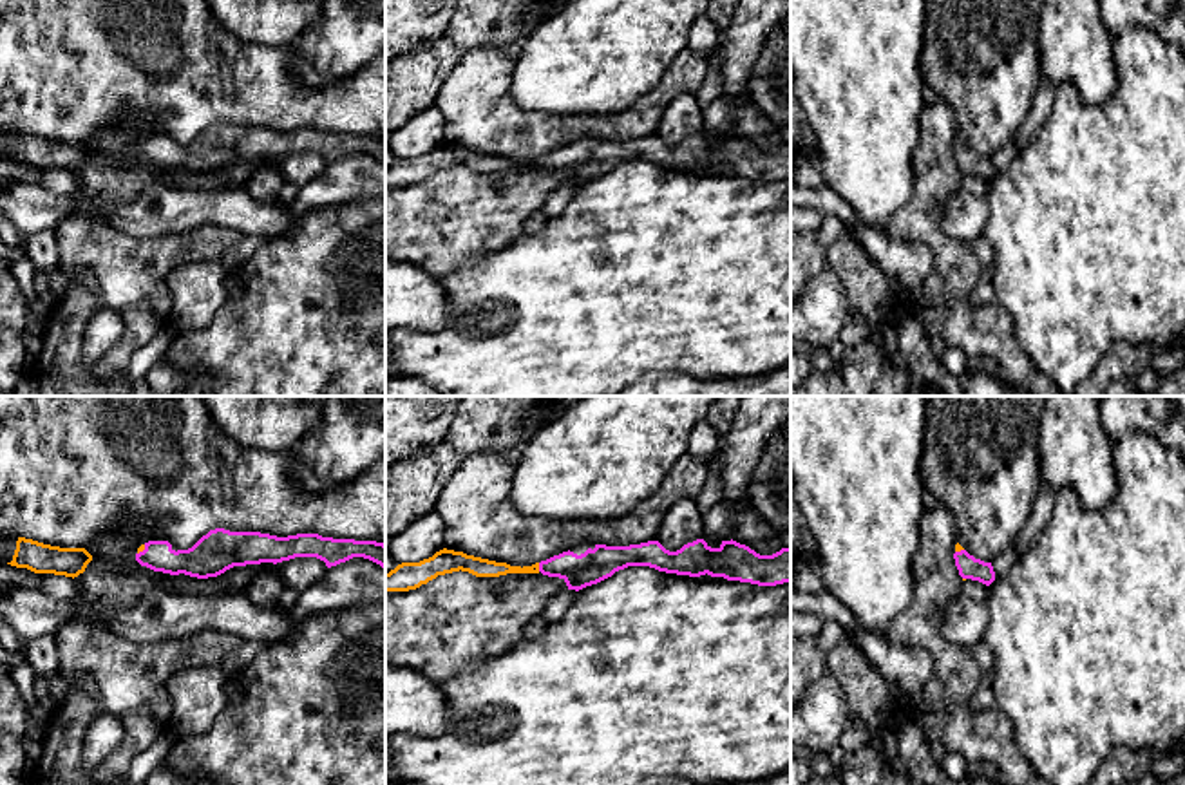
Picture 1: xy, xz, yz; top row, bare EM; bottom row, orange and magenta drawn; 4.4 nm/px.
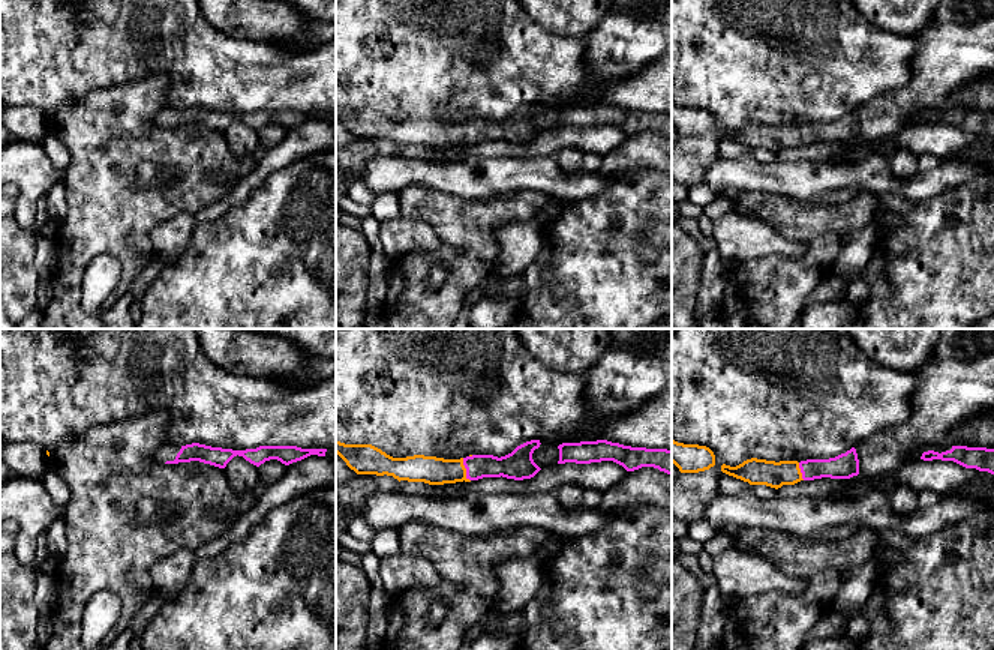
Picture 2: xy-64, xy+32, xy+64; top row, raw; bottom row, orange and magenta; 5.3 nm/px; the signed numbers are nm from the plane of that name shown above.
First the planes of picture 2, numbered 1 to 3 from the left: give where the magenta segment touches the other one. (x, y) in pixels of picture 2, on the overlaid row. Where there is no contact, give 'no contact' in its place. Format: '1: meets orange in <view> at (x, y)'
1: no contact
2: meets orange in xy+32 at (465, 470)
3: meets orange in xy+64 at (799, 472)

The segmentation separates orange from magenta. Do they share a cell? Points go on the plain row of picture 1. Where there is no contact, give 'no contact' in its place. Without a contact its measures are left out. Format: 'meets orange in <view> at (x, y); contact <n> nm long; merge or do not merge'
meets orange in xz at (538, 161); contact 40 nm long; merge

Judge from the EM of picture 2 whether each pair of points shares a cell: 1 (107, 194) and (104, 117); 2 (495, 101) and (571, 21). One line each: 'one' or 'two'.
1: one
2: two

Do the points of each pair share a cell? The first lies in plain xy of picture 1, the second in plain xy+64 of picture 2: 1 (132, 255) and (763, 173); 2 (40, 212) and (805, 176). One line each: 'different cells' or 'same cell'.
1: different cells
2: same cell

